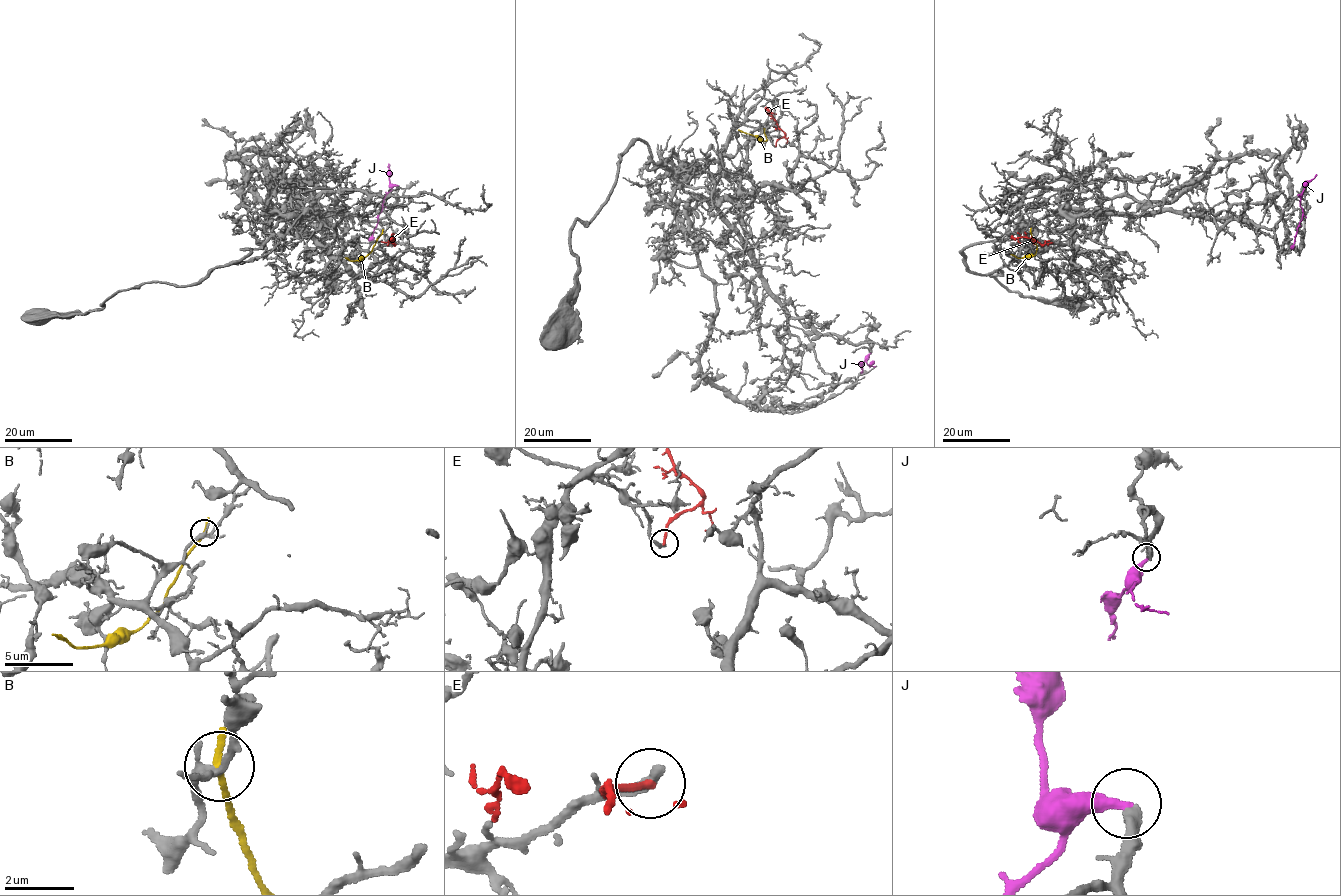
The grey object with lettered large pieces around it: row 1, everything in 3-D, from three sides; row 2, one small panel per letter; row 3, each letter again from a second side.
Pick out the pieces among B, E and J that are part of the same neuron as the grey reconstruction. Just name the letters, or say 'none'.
none

